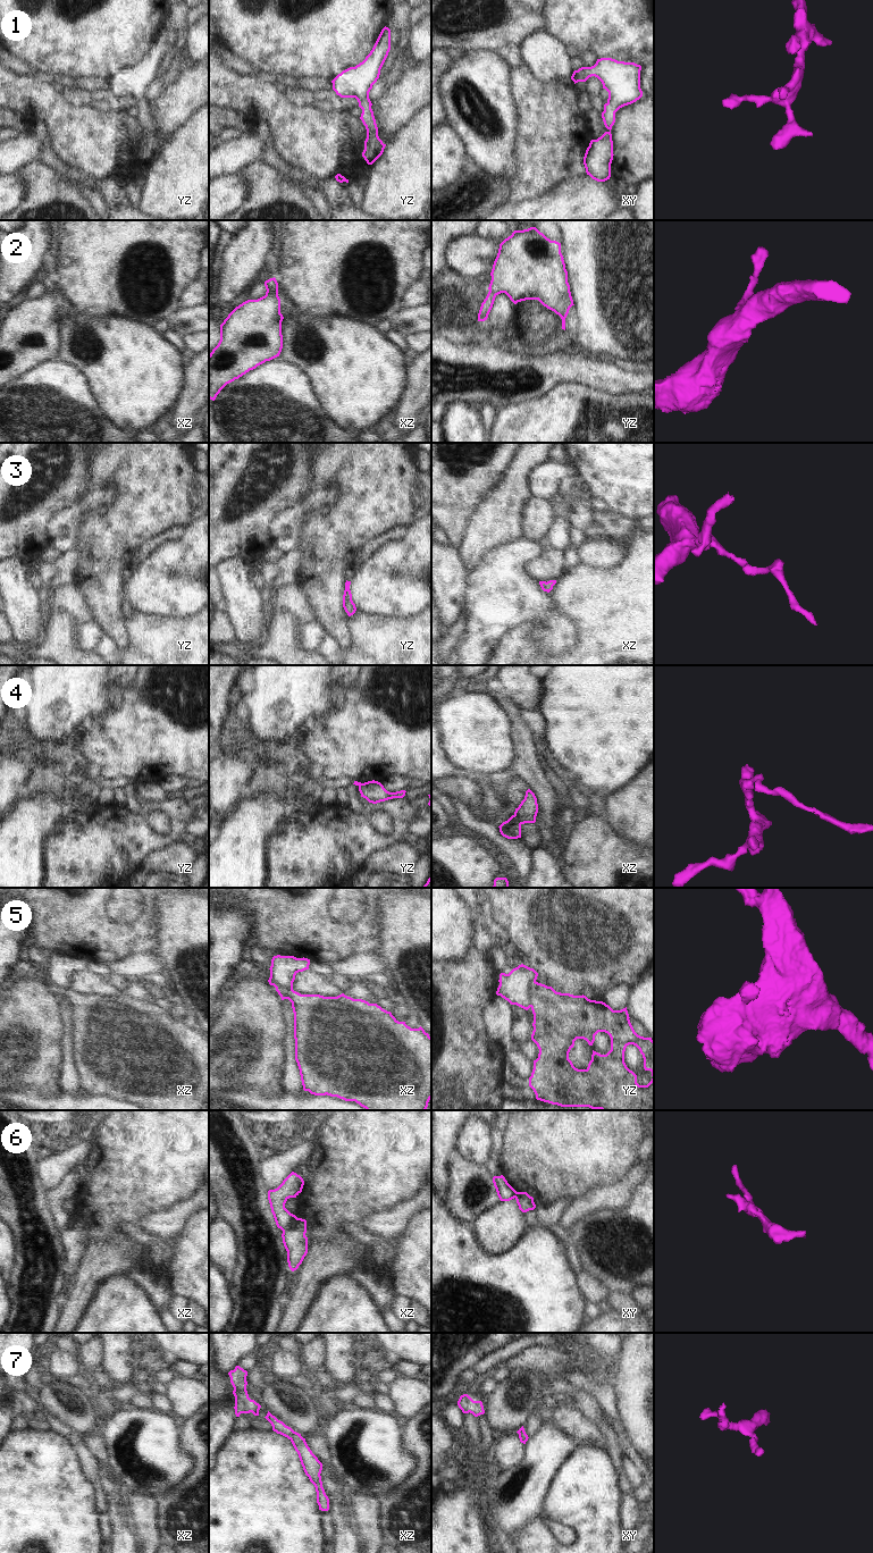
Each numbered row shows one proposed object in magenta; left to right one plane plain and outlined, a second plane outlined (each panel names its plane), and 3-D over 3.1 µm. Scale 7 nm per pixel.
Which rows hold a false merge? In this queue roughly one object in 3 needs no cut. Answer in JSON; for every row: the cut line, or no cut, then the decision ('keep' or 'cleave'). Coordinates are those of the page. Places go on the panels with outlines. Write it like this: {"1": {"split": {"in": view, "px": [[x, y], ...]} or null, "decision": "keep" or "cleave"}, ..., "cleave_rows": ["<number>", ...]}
{"1": {"split": null, "decision": "keep"}, "2": {"split": null, "decision": "keep"}, "3": {"split": null, "decision": "keep"}, "4": {"split": {"in": "xz", "px": [[513, 815], [521, 823]]}, "decision": "cleave"}, "5": {"split": {"in": "yz", "px": [[535, 981], [530, 988], [530, 1006]]}, "decision": "cleave"}, "6": {"split": {"in": "xz", "px": [[296, 1217], [283, 1231]]}, "decision": "cleave"}, "7": {"split": null, "decision": "keep"}, "cleave_rows": ["4", "5", "6"]}

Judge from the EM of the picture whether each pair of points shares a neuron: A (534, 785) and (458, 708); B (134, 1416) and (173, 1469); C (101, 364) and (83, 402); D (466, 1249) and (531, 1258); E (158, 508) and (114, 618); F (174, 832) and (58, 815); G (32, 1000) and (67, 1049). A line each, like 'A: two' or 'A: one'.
A: two
B: one
C: two
D: one
E: one
F: two
G: two

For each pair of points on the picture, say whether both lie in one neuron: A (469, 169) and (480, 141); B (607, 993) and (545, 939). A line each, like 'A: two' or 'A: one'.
A: two
B: two

